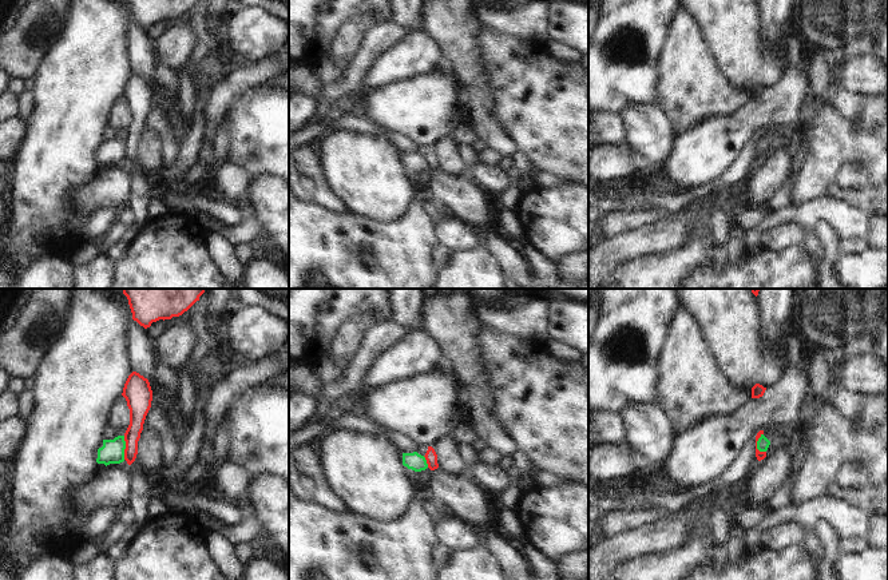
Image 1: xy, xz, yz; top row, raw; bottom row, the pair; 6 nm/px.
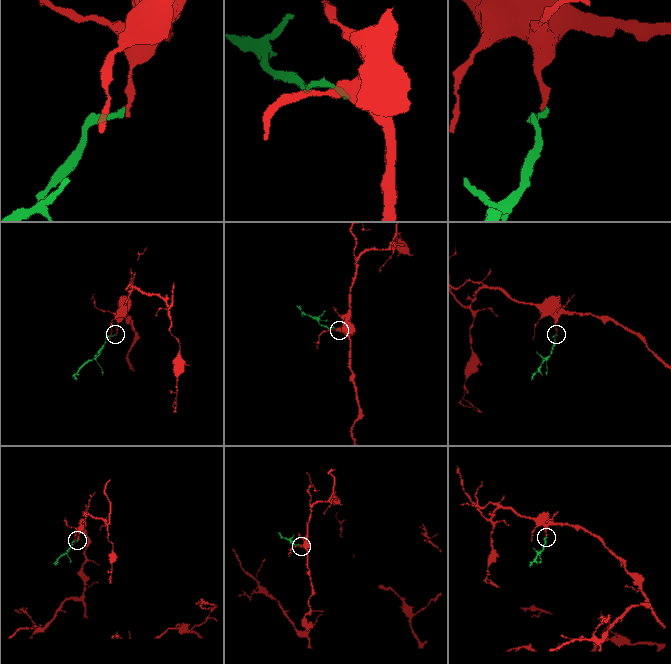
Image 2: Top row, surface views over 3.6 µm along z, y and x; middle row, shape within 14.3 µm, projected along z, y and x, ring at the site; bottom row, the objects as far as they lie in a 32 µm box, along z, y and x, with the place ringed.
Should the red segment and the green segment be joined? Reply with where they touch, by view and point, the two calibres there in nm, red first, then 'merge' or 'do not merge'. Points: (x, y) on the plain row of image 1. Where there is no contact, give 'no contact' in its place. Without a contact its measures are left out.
yz (756, 143) | 50/80 nm | do not merge

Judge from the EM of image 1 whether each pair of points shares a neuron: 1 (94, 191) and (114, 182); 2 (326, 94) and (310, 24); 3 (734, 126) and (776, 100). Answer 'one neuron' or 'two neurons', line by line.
1: one neuron
2: two neurons
3: one neuron

